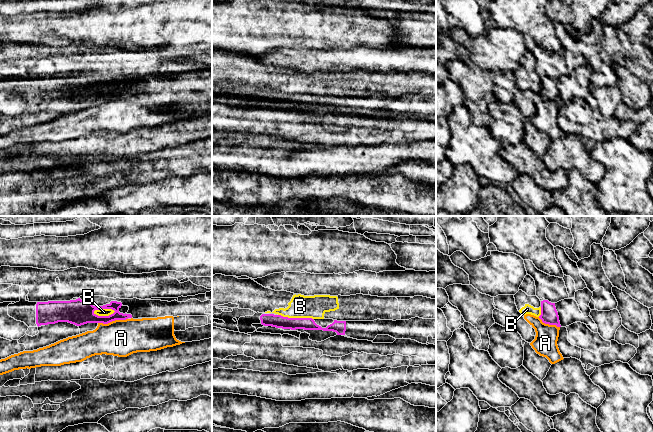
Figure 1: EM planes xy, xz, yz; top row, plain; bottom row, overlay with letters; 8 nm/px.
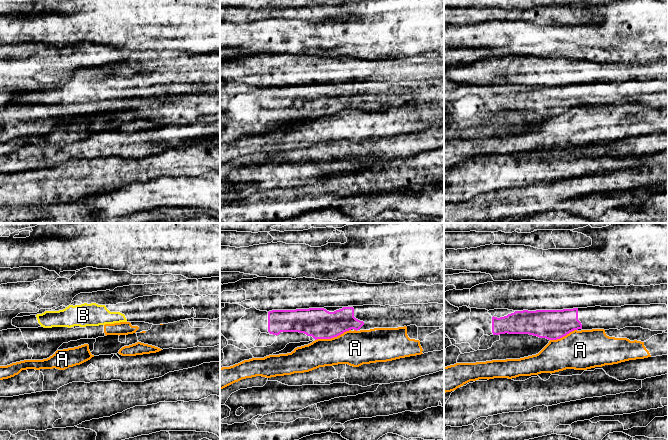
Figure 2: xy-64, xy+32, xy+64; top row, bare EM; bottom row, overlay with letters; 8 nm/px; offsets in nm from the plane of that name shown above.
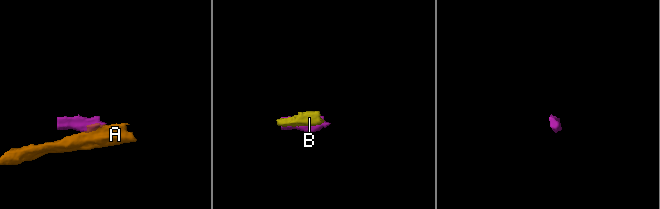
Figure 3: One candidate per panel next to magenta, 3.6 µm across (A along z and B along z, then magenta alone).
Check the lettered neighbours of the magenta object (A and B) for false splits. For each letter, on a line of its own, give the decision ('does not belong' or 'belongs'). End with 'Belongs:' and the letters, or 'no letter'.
A: does not belong
B: does not belong
Belongs: no letter

